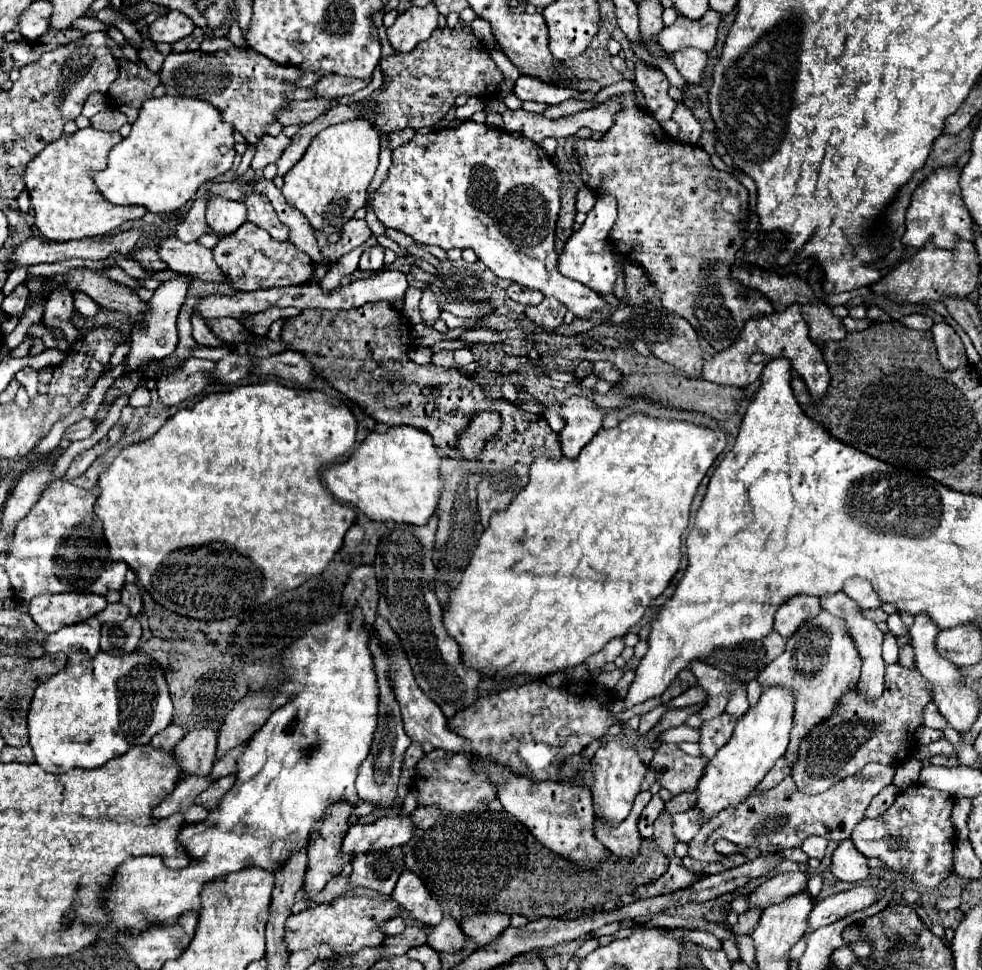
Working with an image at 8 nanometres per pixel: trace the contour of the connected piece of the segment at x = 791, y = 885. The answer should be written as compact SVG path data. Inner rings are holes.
M802 872L792 874L776 874L768 878L764 884L760 884L750 896L748 896L748 908L766 910L772 904L780 904L784 898L798 894L806 888L806 876Z

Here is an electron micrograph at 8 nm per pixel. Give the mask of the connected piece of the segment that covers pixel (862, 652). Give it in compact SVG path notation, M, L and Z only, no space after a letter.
M842 592L838 594L832 594L832 596L824 596L820 598L820 604L826 612L830 614L836 614L838 618L844 620L846 624L846 632L850 634L850 638L854 640L854 646L858 650L858 656L862 660L862 674L860 674L860 694L866 698L866 700L876 700L878 696L882 696L884 692L884 660L882 660L882 642L884 642L884 634L880 632L880 628L876 626L876 622L868 620L864 614L862 614L862 608L848 596L844 596Z

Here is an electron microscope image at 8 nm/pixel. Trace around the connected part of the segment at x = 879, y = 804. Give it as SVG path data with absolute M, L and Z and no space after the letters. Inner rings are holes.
M894 784L886 786L886 788L870 802L864 818L878 818L878 816L882 816L882 814L892 806L892 802L894 802L896 796L898 796L898 794L896 794L896 786L894 786Z

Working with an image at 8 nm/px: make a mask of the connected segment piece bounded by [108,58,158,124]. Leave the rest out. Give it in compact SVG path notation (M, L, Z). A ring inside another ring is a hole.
M116 58L120 64L120 74L108 88L110 104L122 114L126 114L128 124L138 118L138 110L144 100L152 98L154 86L158 86L158 74L150 72L144 62L130 62L124 58Z

